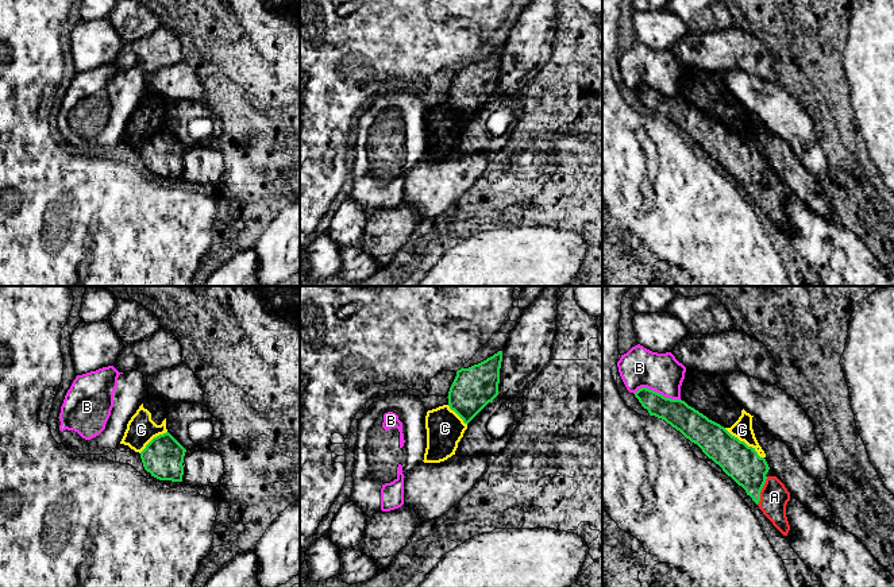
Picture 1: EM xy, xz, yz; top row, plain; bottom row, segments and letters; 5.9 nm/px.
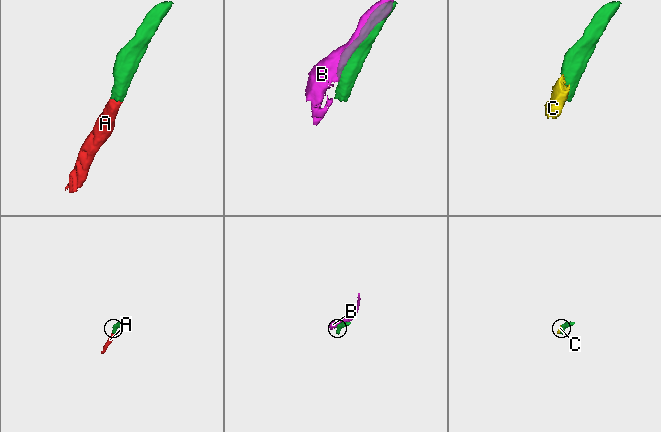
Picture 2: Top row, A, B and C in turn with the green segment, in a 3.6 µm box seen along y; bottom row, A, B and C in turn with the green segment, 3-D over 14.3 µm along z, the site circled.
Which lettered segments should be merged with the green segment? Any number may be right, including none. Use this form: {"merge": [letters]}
{"merge": ["A"]}

